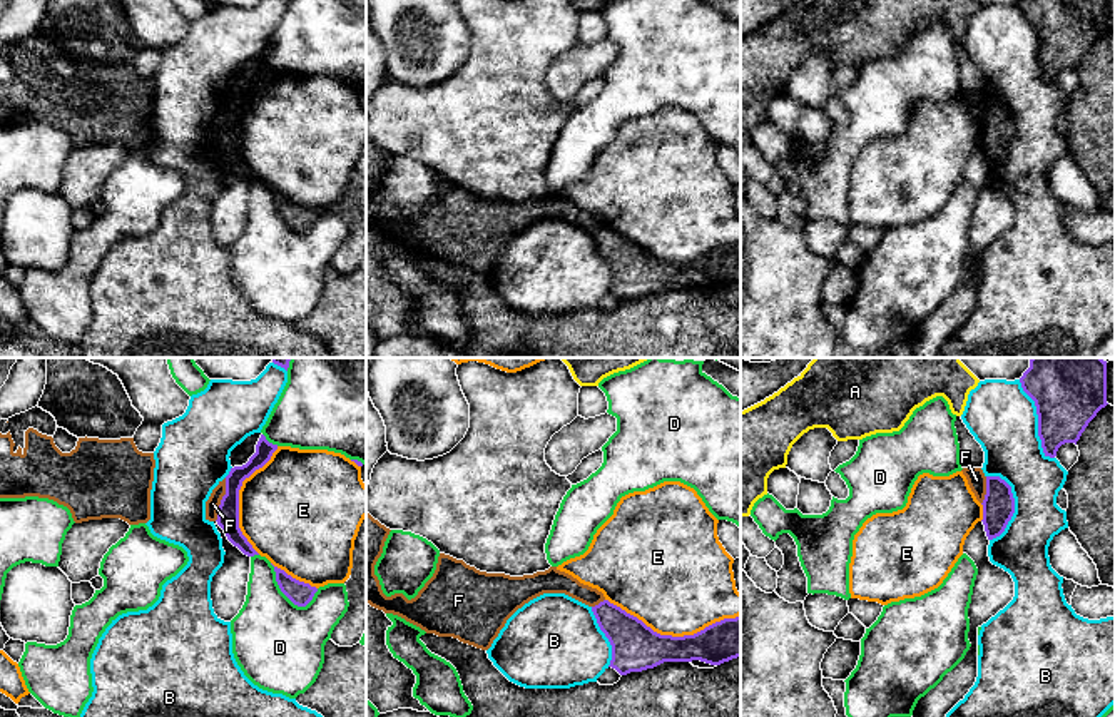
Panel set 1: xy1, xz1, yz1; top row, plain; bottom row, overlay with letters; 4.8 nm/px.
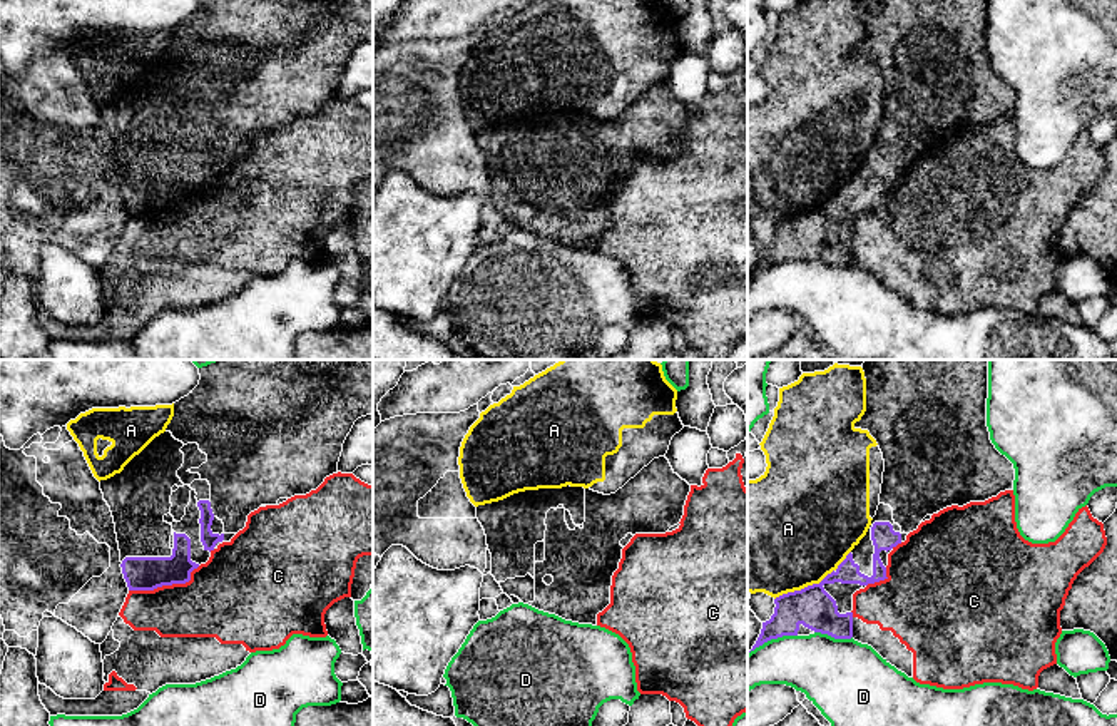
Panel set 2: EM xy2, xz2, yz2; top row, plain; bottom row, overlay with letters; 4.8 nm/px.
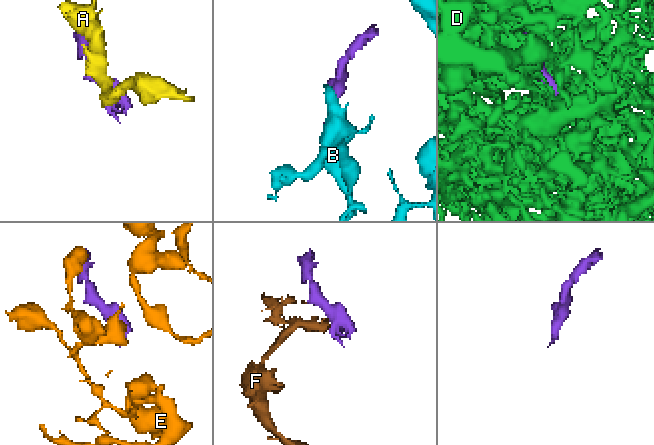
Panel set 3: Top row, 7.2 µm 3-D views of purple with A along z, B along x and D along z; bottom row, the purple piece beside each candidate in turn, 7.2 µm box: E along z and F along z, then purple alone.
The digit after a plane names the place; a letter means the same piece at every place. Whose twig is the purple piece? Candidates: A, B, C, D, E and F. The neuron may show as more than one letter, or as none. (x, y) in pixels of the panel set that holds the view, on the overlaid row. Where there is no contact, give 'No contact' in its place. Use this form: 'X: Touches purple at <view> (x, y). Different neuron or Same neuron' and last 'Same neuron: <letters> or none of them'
A: Touches purple at yz2 (813, 584). Different neuron
B: Touches purple at yz1 (1038, 422). Different neuron
C: Touches purple at xy2 (166, 584). Different neuron
D: Touches purple at xy1 (285, 594). Different neuron
E: Touches purple at xz1 (671, 635). Different neuron
F: Touches purple at xy1 (221, 500). Different neuron
Same neuron: none of them

